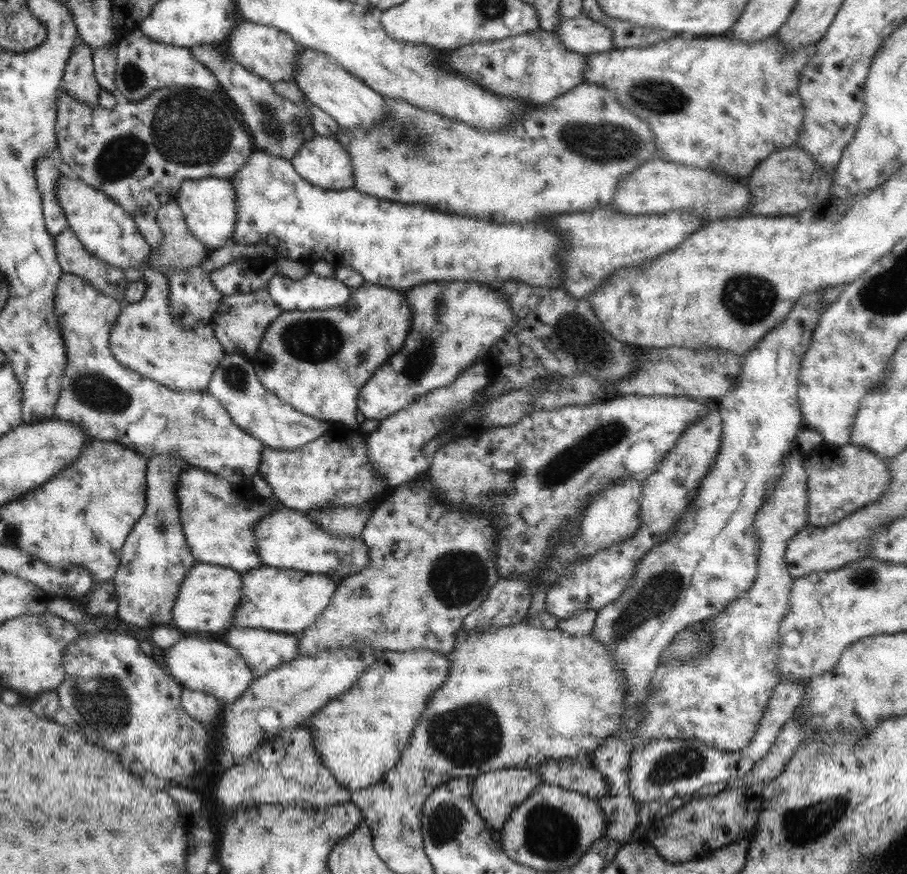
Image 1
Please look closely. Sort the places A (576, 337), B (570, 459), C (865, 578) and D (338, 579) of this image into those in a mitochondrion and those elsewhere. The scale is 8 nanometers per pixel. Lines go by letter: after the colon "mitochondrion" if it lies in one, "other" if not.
A: mitochondrion
B: mitochondrion
C: mitochondrion
D: other

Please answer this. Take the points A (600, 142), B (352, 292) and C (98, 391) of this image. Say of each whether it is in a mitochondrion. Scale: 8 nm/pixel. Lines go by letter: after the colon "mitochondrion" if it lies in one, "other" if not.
A: mitochondrion
B: other
C: mitochondrion

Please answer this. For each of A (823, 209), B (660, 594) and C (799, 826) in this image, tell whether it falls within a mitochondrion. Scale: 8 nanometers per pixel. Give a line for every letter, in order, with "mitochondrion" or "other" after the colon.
A: other
B: mitochondrion
C: mitochondrion

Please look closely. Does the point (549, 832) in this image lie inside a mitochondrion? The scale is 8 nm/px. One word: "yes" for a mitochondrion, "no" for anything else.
yes

